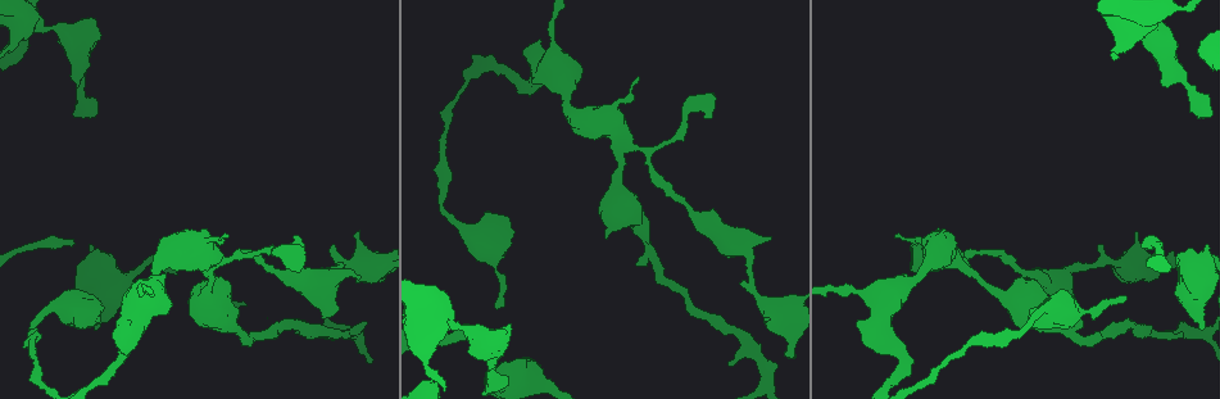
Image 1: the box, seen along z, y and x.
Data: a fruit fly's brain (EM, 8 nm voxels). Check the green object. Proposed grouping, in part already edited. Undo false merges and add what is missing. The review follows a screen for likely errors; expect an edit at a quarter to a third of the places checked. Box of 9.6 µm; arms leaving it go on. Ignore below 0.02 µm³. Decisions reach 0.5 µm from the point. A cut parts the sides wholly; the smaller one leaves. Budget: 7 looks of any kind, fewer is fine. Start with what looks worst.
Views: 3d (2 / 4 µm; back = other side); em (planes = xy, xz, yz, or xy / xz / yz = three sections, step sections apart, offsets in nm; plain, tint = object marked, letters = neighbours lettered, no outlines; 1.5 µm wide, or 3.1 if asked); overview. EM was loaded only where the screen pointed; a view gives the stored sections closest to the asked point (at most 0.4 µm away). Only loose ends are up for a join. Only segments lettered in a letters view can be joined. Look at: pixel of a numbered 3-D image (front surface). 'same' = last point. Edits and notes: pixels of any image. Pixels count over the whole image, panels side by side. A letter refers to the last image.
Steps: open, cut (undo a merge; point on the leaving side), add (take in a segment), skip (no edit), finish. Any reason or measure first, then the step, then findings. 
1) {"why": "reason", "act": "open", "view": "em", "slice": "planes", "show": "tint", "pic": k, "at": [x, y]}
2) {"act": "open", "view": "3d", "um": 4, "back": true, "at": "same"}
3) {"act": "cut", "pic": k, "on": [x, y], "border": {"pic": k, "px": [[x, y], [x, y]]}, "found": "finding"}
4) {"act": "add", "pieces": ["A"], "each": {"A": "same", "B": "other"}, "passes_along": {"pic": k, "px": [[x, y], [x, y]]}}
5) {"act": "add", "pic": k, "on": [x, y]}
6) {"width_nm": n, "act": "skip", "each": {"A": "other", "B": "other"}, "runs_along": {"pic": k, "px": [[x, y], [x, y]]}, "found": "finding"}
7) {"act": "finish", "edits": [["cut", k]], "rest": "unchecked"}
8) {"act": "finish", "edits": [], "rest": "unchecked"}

{"why": "an open end", "act": "open", "view": "3d", "um": 4, "pic": 1, "at": [74, 242]}

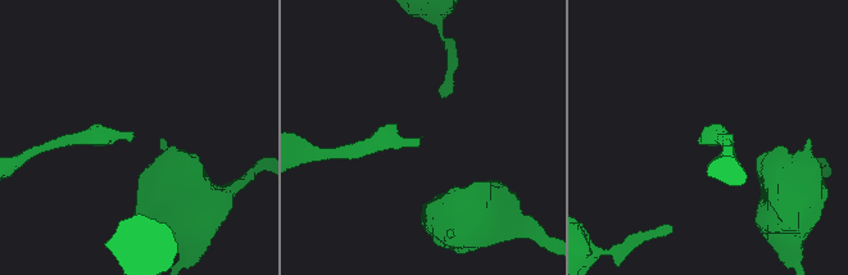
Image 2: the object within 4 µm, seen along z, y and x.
{"act": "open", "view": "em", "slice": "planes", "show": "letters", "pic": 2, "at": [131, 134]}

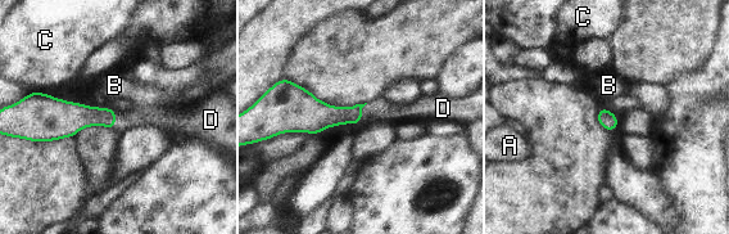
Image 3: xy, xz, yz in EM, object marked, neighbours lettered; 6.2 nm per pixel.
{"width_nm": 110, "act": "add", "pieces": ["D"], "each": {"A": "other", "B": "other", "C": "other", "D": "same"}, "passes_along": {"pic": 3, "px": [[321, 116], [361, 113], [380, 111]]}, "found": "it goes on there"}

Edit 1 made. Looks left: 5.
{"act": "open", "view": "overview"}

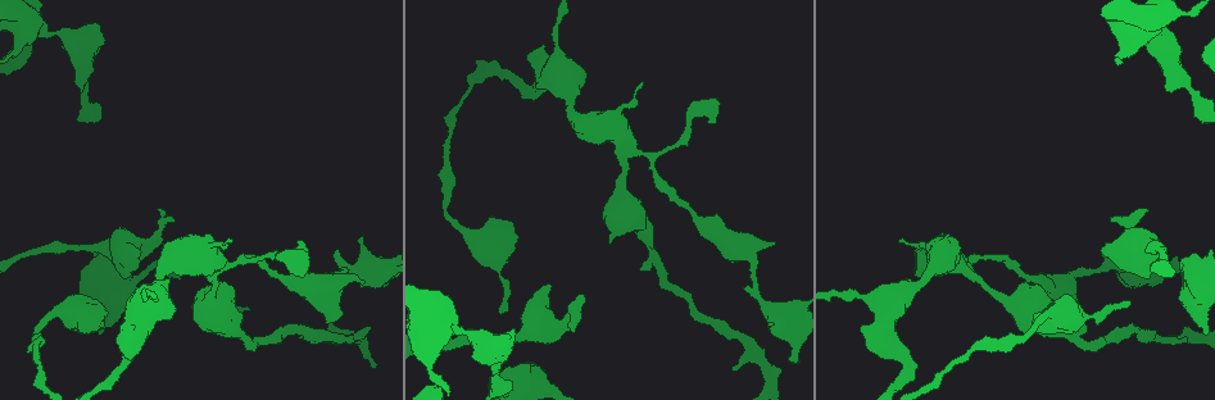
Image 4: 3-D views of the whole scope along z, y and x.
{"act": "open", "view": "em", "slice": "xy", "step": 4, "show": "letters", "pic": 4, "at": [772, 243]}

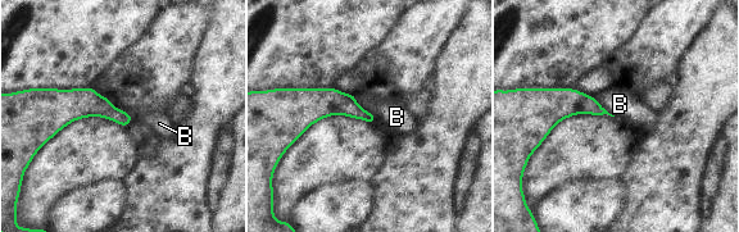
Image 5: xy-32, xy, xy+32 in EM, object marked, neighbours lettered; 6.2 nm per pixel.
{"why": "another direction", "act": "open", "view": "em", "slice": "planes", "show": "letters", "at": "same"}

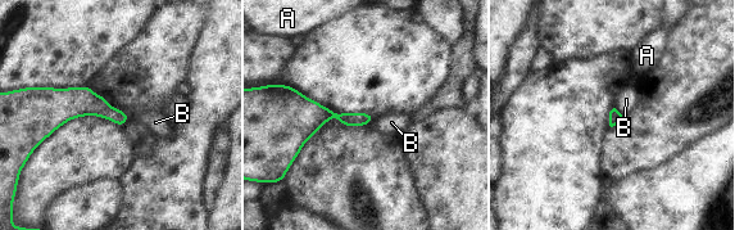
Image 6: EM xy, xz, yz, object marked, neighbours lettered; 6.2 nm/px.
{"act": "skip", "each": {"A": "other", "B": "other"}, "border": {"pic": 6, "px": [[373, 117], [363, 126]]}, "found": "none of them fits"}

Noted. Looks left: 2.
{"why": "stops while still wide", "act": "open", "view": "em", "slice": "planes", "show": "tint", "pic": 4, "at": [1102, 248]}

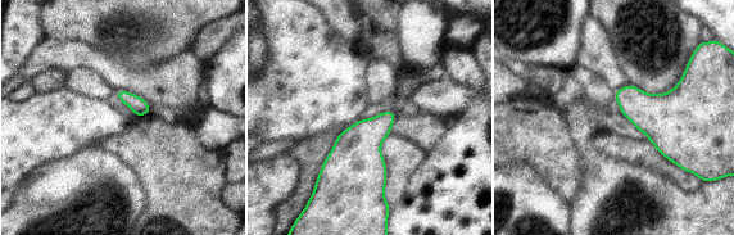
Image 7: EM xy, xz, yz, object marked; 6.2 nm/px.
{"act": "open", "view": "em", "slice": "planes", "show": "letters", "at": "same"}

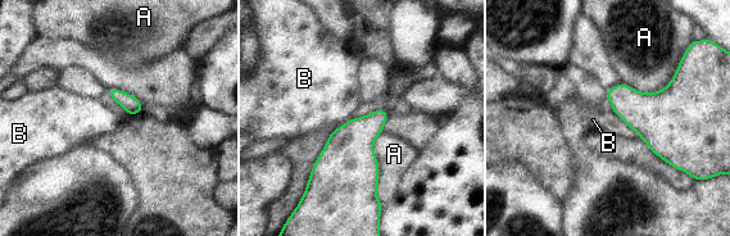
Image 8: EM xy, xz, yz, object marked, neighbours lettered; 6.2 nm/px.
{"act": "skip", "each": {"A": "other", "B": "other"}, "border": {"pic": 8, "px": [[612, 110], [640, 137]]}, "found": "no lettered segment goes on from it"}

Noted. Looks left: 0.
{"act": "finish", "edits": [["add", 3]], "rest": "unchecked"}

